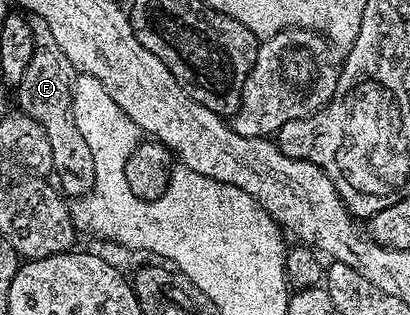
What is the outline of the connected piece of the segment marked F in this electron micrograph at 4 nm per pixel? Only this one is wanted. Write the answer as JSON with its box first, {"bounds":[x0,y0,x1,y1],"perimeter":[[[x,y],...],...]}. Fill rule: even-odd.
{"bounds":[16,17,96,197],"perimeter":[[[31,17],[34,30],[34,55],[26,68],[25,77],[16,86],[18,92],[19,111],[29,115],[40,123],[50,140],[53,150],[52,171],[57,177],[64,179],[64,187],[68,188],[67,197],[87,197],[96,187],[96,170],[92,167],[88,148],[84,145],[82,135],[72,120],[72,96],[75,88],[76,68],[62,53],[58,42],[54,42],[54,34],[50,34],[50,26],[42,22],[42,18]]]}

